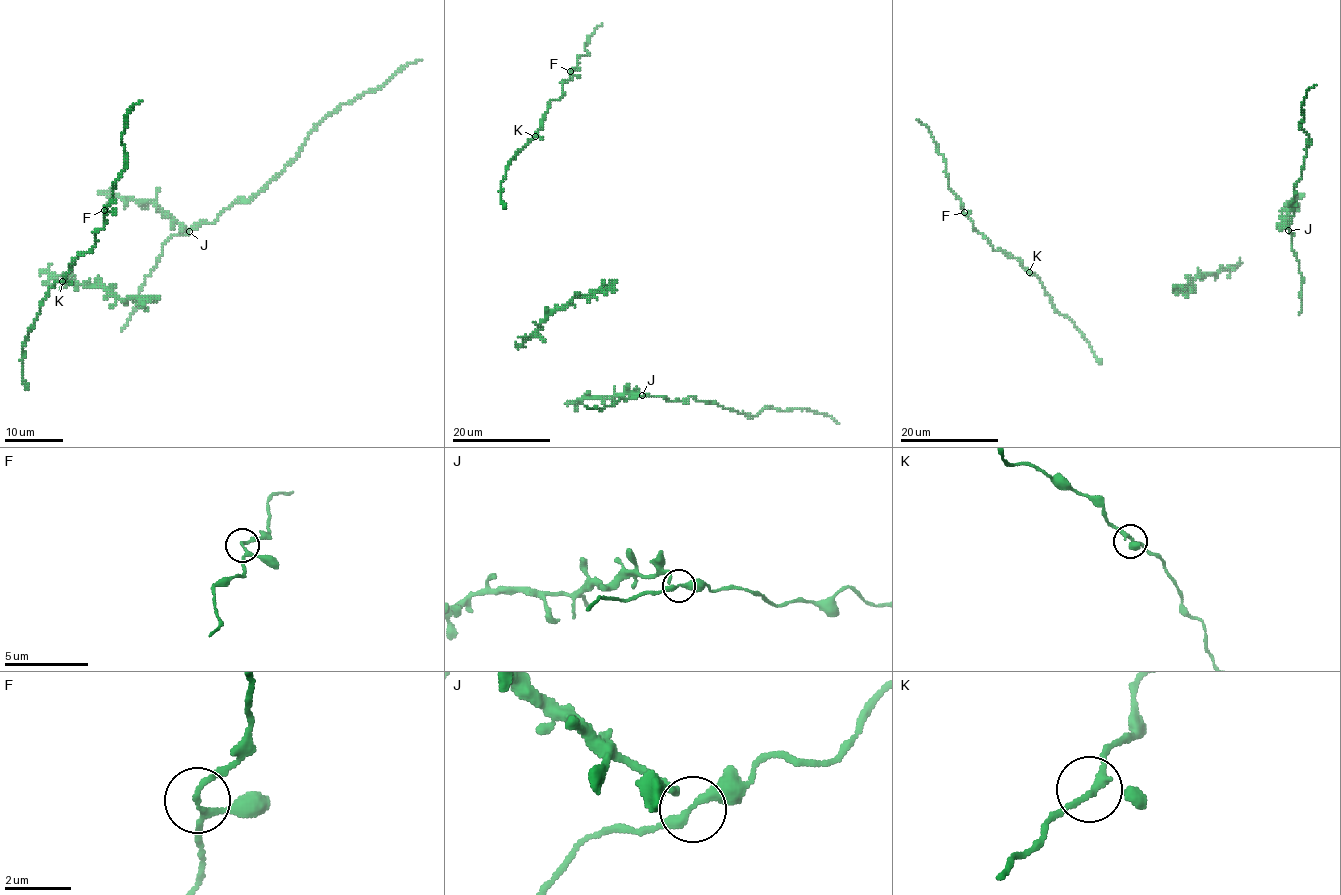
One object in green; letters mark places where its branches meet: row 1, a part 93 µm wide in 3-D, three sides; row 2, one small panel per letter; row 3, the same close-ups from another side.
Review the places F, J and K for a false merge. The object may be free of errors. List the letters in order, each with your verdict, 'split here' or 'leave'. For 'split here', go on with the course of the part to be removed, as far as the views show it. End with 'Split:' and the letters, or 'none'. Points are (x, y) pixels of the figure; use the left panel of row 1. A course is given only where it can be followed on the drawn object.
F: leave
J: leave
K: leave
Split: none

